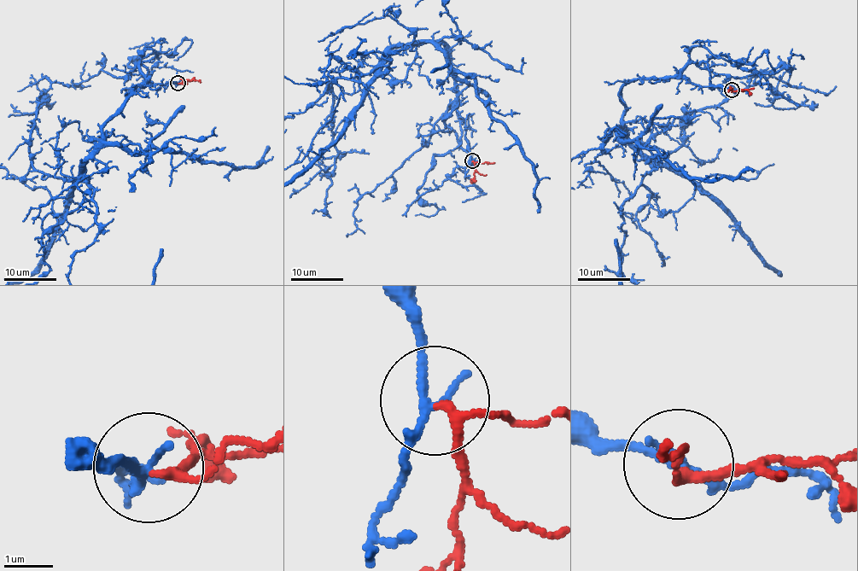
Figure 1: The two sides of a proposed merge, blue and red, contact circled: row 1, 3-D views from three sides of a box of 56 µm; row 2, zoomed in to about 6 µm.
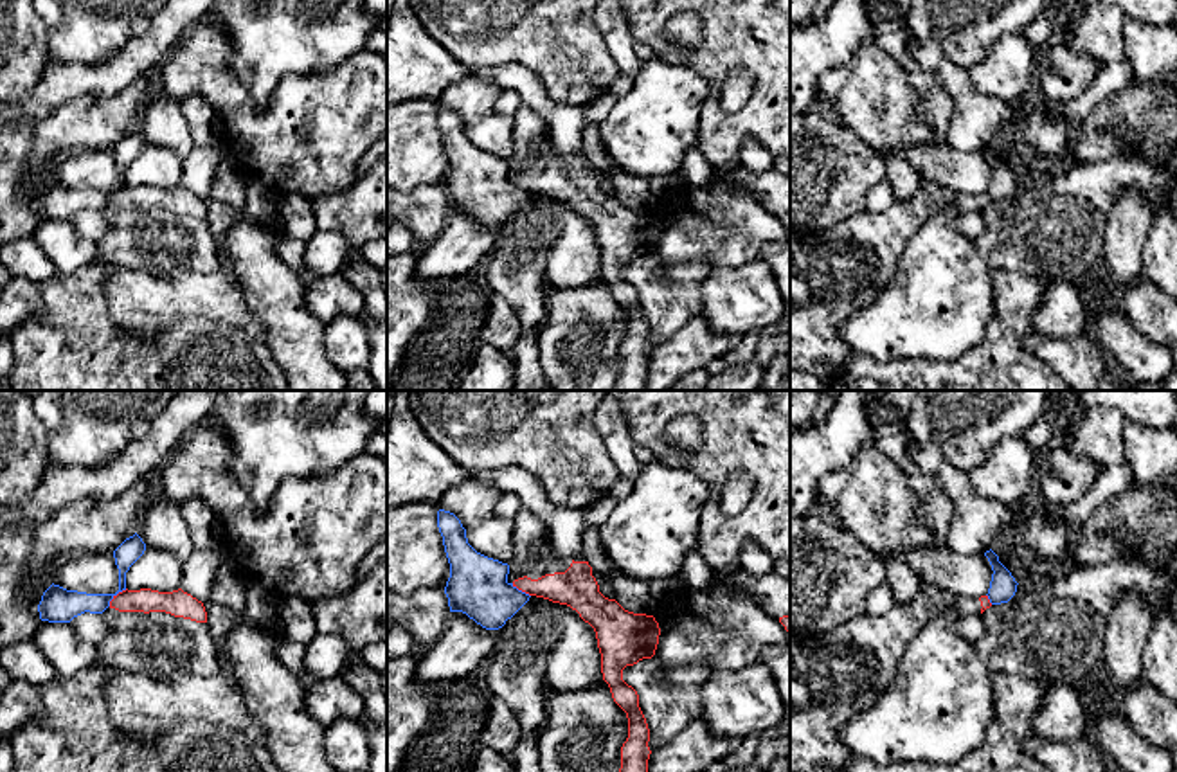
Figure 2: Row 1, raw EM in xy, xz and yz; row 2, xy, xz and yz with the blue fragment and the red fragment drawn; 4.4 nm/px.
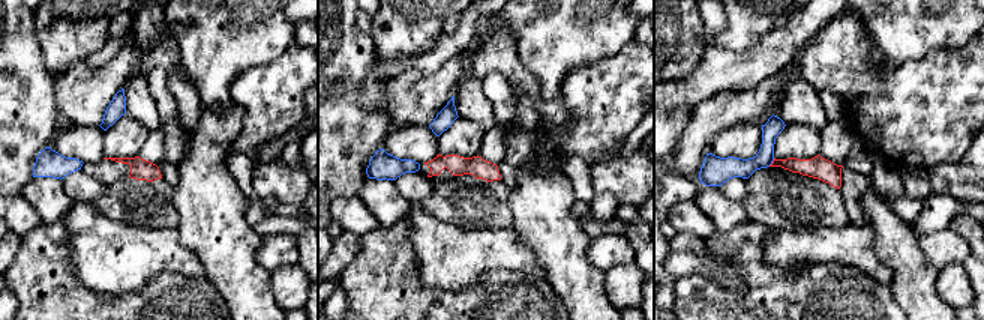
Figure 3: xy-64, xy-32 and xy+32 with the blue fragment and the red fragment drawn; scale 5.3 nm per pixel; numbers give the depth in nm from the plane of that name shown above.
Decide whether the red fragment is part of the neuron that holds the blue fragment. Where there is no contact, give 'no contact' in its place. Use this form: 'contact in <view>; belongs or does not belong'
contact in xy; does not belong

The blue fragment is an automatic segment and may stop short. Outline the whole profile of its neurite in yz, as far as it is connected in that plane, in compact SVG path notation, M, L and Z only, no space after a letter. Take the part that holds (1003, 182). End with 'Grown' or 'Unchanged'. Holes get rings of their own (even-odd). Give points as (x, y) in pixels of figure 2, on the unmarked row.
M990 146L984 149L992 162L992 178L988 185L988 196L992 202L1008 200L1017 189L1017 178L1011 169L999 158L999 153Z. Unchanged

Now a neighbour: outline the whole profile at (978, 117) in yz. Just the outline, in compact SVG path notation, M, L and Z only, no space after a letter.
M950 59L936 68L941 86L954 101L947 144L957 151L984 151L1008 122L1010 106L981 92L968 70Z

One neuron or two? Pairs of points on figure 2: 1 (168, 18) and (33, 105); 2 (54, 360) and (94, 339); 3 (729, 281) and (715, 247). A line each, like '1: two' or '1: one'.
1: one
2: one
3: two

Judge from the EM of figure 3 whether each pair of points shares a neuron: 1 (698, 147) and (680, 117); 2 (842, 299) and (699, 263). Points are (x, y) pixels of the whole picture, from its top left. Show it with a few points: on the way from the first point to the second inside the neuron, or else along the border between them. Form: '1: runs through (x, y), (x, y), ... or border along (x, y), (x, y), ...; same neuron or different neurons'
1: border along (692, 110), (692, 117), (678, 141), (674, 160); different neurons
2: border along (708, 248), (743, 281), (741, 295); different neurons

